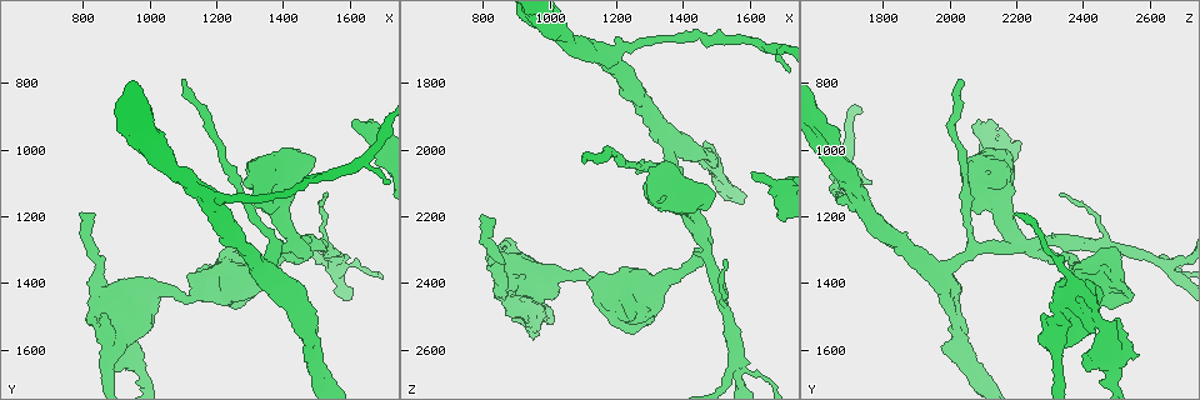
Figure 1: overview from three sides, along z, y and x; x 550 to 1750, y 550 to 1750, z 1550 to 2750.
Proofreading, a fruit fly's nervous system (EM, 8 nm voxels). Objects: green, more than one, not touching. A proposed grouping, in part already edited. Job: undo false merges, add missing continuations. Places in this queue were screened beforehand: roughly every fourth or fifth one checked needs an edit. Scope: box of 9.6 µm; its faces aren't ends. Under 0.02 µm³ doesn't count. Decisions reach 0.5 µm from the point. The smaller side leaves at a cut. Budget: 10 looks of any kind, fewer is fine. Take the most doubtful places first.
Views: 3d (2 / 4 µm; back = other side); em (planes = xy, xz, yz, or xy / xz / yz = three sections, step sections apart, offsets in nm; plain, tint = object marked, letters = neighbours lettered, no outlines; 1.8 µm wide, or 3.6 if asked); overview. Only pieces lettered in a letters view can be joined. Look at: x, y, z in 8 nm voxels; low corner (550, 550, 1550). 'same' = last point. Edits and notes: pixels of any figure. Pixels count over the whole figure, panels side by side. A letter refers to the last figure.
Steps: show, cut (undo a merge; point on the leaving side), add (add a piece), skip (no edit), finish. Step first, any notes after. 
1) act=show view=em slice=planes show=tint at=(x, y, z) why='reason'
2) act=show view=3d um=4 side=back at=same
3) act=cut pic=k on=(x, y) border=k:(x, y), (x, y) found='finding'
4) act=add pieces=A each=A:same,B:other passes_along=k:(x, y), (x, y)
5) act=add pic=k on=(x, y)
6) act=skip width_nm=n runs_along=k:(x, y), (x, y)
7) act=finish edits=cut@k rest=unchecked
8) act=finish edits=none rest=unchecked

act=show view=em slice=planes show=letters at=(1360, 1370, 1990) why='thick turns thin'

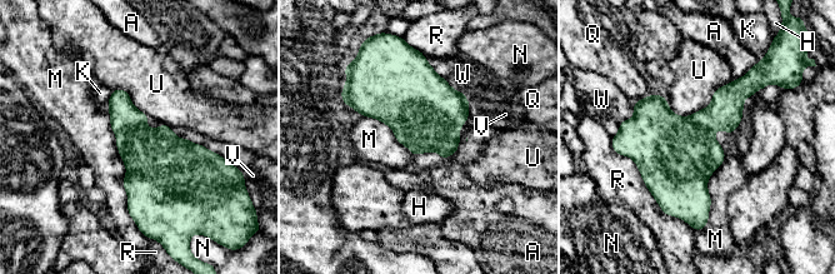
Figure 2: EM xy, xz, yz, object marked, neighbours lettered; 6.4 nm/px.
act=skip each=A:other,H:other,K:other,M:other,N:other,Q:other,R:other,U:other,V:other,W:other border=2:(108, 114), (136, 224) found='all the same cell'

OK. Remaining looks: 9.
act=show view=em slice=planes show=letters at=(1430, 1280, 2190) why='three arms meet'

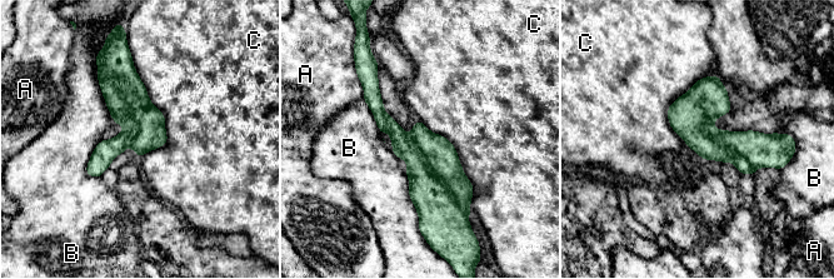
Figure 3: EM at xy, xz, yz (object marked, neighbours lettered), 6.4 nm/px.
act=cut pic=3 on=(439, 213) longest_contact=C:700nm each=A:other,B:other,C:other border=3:(408, 136), (427, 169), (467, 213) found='a second cell is stuck on'

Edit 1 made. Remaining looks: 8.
act=show view=overview

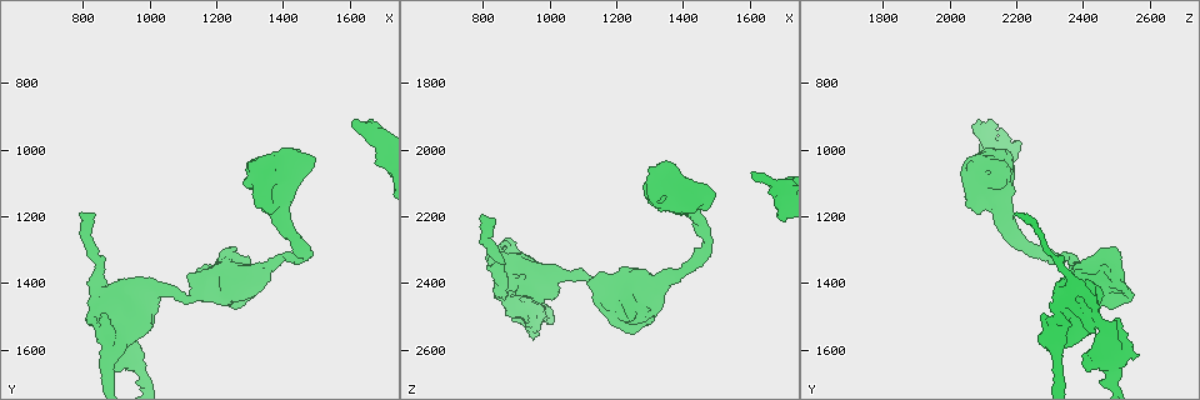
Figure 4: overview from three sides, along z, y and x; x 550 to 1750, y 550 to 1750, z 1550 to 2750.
act=show view=em slice=planes show=tint at=(1680, 950, 2100) why='calibre changes'

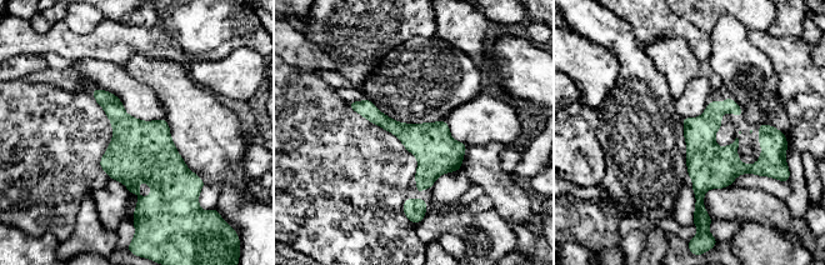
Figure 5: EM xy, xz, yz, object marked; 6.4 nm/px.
act=show view=em slice=planes show=letters at=same

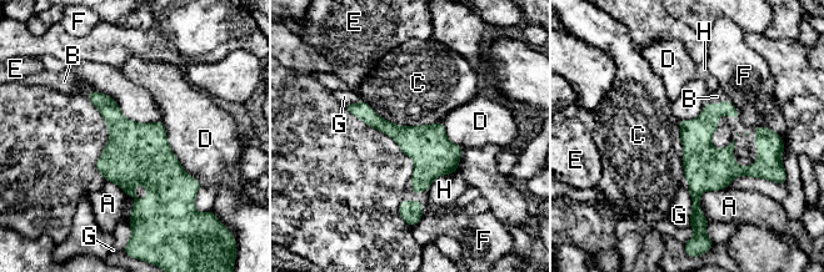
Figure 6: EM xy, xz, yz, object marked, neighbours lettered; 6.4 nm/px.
act=add pieces=B width_nm=240 each=A:other,B:same,C:other,D:other,E:other,F:other,G:other,H:other found='it goes on there'

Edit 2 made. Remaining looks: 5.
act=show view=em slice=planes show=letters at=(880, 1570, 2330) why='arms part here'

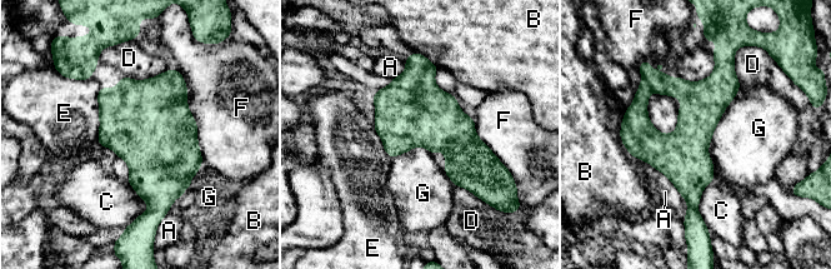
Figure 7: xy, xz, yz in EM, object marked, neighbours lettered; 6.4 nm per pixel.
act=skip width_nm=320 each=A:other,B:other,C:other,D:other,E:other,F:other,G:other border=7:(740, 86), (712, 134), (712, 168) found='continuous, no second cell'

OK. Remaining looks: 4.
act=finish edits=cut@3,add@6 rest=unchecked

